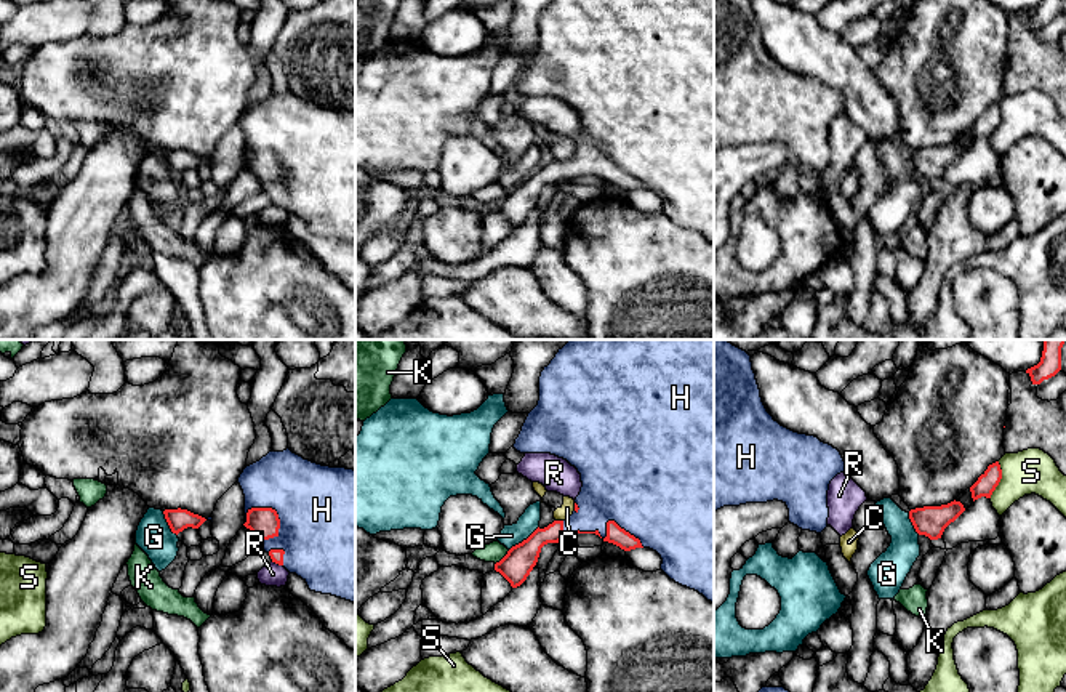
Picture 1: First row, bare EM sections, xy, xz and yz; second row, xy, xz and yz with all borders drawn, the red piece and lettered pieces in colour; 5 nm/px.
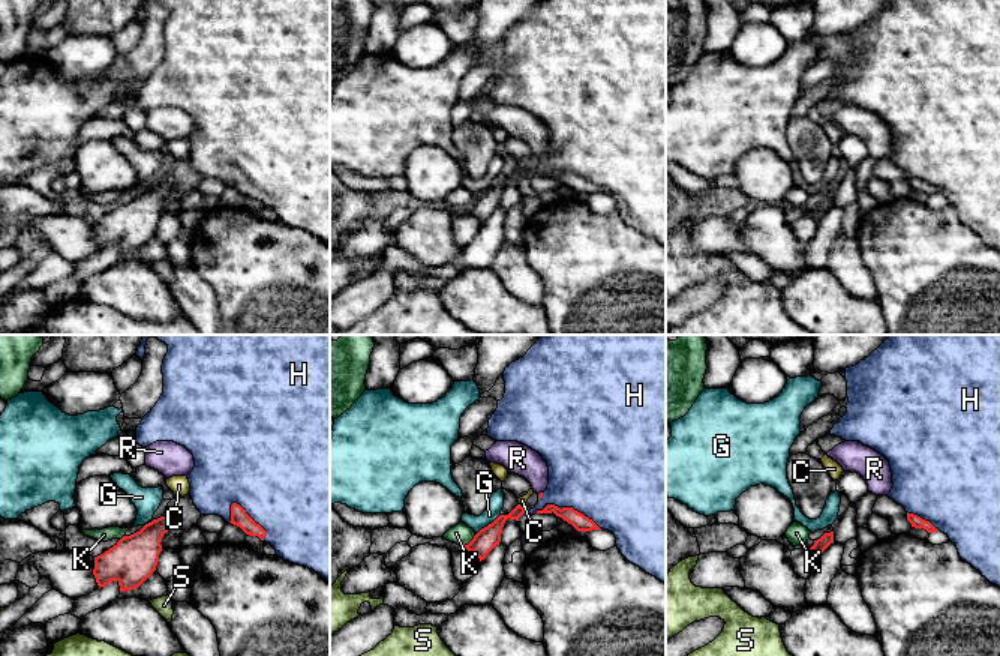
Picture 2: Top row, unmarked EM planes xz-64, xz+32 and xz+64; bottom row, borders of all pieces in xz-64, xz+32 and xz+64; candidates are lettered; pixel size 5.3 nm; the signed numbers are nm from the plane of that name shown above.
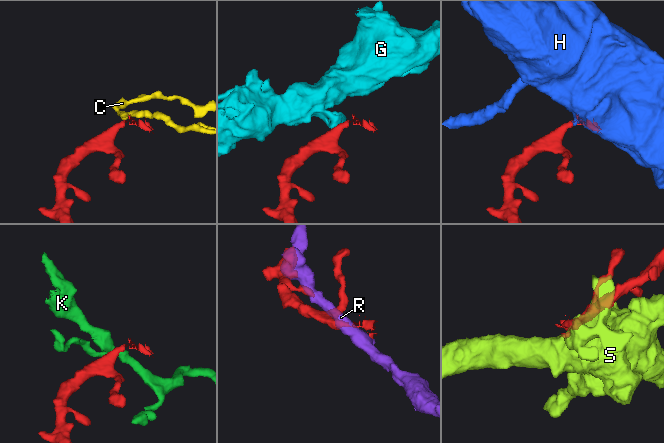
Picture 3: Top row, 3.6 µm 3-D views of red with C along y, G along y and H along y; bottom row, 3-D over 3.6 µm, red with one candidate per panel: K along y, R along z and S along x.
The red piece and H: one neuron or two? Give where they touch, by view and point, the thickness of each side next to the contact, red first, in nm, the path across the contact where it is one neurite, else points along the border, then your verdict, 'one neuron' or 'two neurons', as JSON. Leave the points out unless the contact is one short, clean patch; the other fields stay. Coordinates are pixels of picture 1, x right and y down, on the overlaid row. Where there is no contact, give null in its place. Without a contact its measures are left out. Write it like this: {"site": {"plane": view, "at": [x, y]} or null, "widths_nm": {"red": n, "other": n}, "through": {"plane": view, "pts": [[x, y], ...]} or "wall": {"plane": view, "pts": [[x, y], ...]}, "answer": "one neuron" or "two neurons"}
{"site": {"plane": "xz", "at": [607, 524]}, "widths_nm": {"red": 90, "other": 440}, "answer": "one neuron"}

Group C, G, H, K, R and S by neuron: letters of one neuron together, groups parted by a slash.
C / G / H / K / R / S

